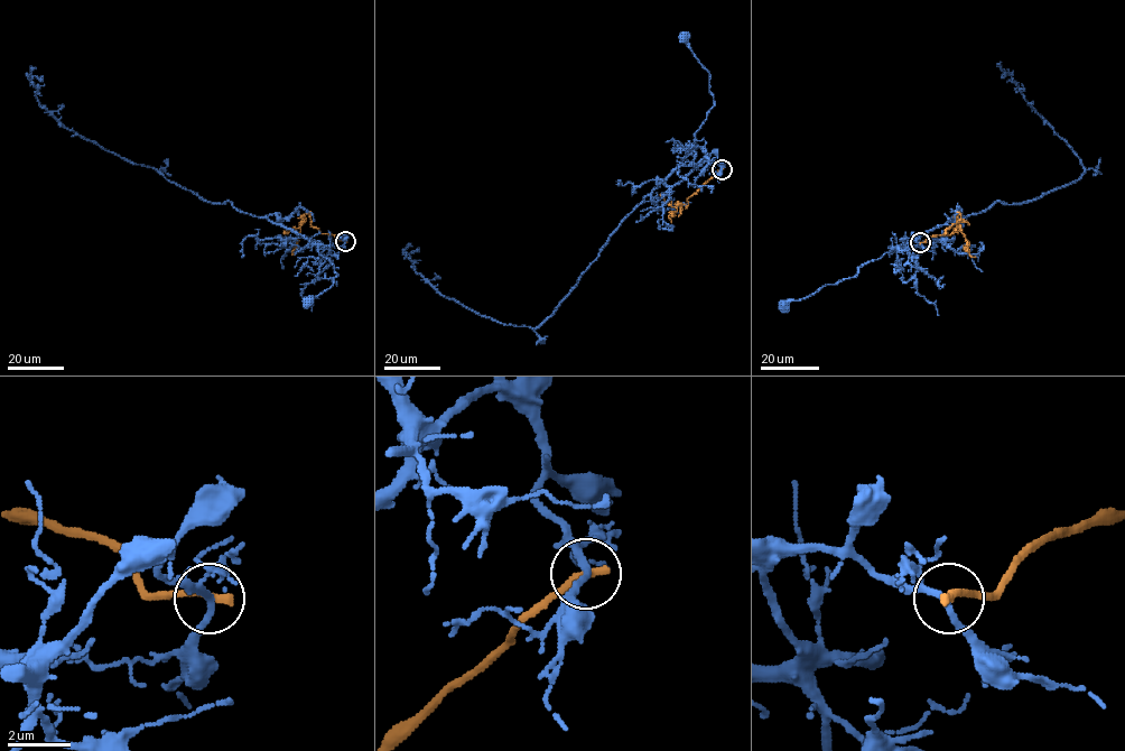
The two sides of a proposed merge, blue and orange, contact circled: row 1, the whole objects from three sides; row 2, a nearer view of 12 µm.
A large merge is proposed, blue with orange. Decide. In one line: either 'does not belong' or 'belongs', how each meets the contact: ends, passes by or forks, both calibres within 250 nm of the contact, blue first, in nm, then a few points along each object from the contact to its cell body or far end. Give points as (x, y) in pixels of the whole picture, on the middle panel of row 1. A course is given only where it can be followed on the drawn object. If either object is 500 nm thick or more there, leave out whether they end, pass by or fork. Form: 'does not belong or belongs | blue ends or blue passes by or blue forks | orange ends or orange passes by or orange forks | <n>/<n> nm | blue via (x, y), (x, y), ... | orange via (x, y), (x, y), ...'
does not belong | blue forks | orange ends | 170/360 nm | blue via (722, 169), (715, 153), (707, 155), (694, 142), (695, 133), (714, 100), (709, 72), (685, 37) | orange via (722, 169), (687, 198), (686, 209), (679, 203), (669, 216), (671, 222)

